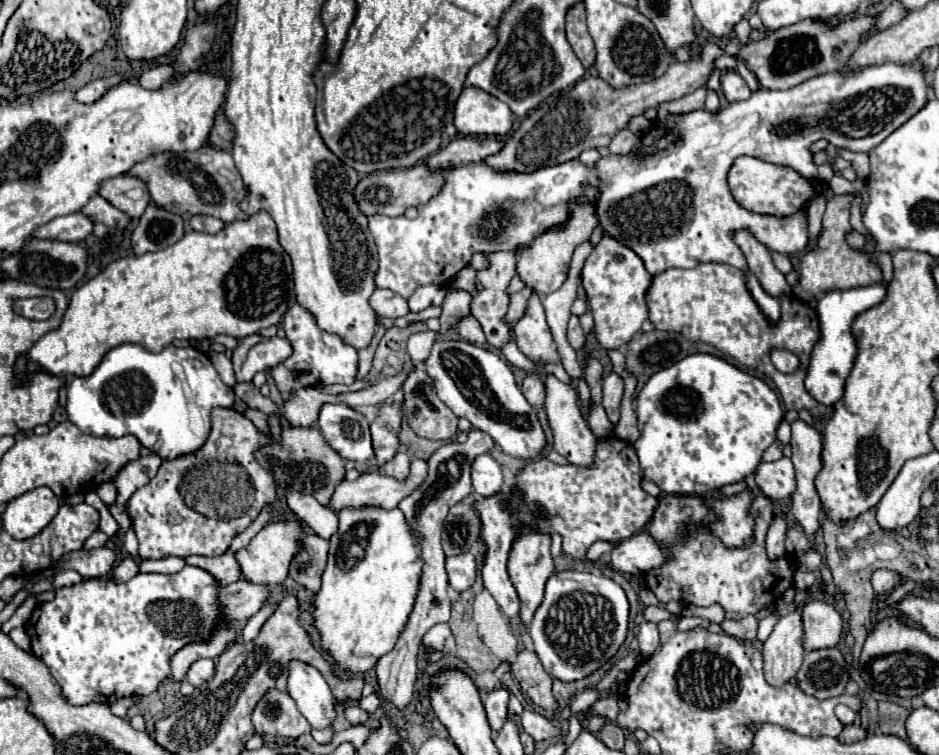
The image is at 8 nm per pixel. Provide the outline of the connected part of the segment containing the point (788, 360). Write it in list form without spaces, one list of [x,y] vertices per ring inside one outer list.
[[[772,351],[770,354],[771,361],[775,368],[782,373],[793,373],[800,364],[800,361],[792,351]]]

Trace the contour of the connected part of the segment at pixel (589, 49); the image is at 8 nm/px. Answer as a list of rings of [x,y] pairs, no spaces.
[[[576,3],[566,13],[566,35],[582,65],[588,69],[594,65],[594,43],[586,29],[584,3]]]

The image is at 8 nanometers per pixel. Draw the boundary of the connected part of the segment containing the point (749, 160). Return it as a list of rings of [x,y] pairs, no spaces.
[[[738,157],[728,173],[728,183],[732,189],[734,199],[756,213],[768,213],[768,215],[792,215],[800,211],[814,195],[822,191],[822,185],[818,181],[806,181],[796,171],[780,165],[772,165],[754,157]]]

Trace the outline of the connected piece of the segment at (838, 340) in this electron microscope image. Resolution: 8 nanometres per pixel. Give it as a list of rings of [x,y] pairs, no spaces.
[[[880,281],[880,283],[854,287],[854,289],[846,289],[846,291],[828,291],[818,301],[816,311],[818,311],[818,319],[820,319],[822,337],[820,337],[816,349],[812,351],[812,359],[810,359],[810,367],[808,367],[808,375],[806,375],[806,389],[816,401],[820,401],[824,405],[834,405],[842,397],[844,381],[846,381],[846,377],[854,365],[856,353],[858,353],[856,339],[852,335],[852,323],[862,311],[882,303],[886,299],[886,291],[888,291],[888,285],[884,281]]]

